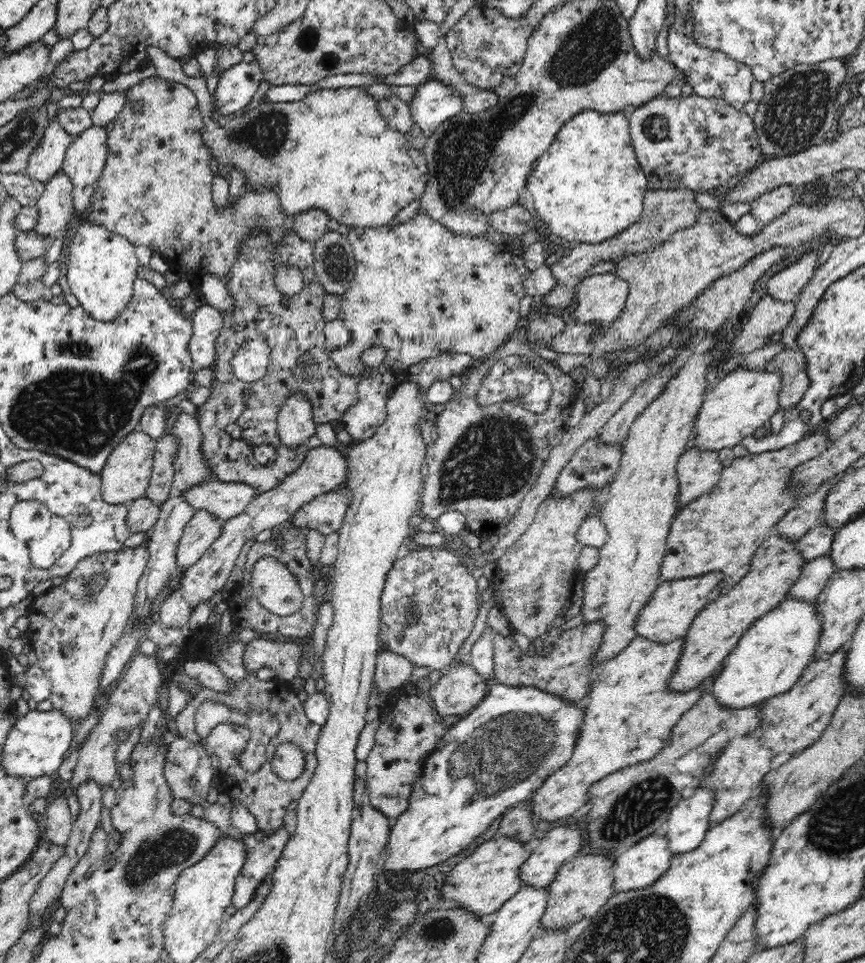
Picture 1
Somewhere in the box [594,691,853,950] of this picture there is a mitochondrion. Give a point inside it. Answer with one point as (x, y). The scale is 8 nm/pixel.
(644, 803)

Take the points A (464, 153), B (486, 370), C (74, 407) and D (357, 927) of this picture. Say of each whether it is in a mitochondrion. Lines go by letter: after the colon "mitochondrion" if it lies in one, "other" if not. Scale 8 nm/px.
A: mitochondrion
B: other
C: mitochondrion
D: mitochondrion

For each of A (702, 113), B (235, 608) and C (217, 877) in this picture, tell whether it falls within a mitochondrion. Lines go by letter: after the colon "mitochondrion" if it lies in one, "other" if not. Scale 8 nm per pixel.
A: other
B: other
C: other

